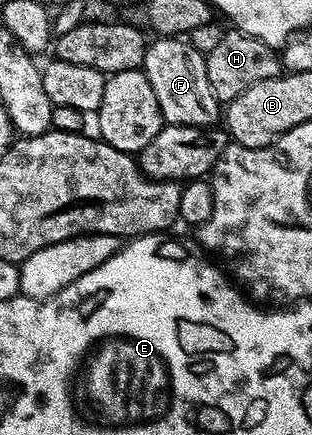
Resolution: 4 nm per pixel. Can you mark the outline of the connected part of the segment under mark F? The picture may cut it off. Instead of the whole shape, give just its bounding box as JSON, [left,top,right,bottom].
[143,37,223,129]

